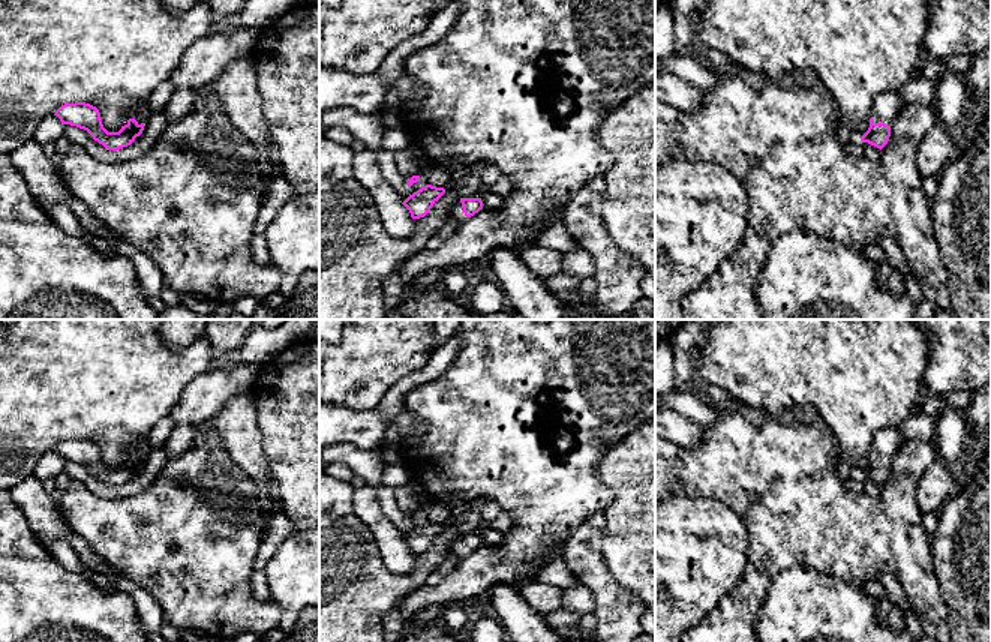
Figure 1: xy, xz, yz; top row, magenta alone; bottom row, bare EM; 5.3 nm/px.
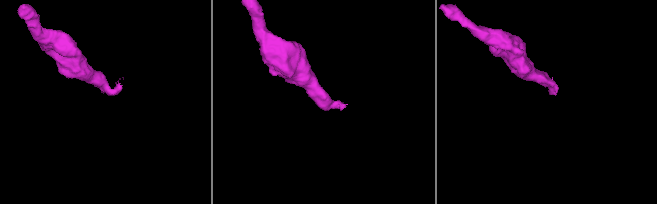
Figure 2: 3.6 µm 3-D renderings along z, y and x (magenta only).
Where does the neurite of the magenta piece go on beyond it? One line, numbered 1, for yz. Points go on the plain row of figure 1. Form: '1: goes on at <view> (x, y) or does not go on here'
1: goes on at yz (886, 441)

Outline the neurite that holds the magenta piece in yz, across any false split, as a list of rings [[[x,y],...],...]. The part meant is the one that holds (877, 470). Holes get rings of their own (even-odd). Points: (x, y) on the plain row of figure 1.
[[[898,426],[883,428],[876,432],[870,464],[861,472],[861,477],[882,486],[889,477],[892,458],[904,441],[903,432]]]

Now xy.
[[[148,436],[138,442],[136,452],[129,454],[118,468],[108,468],[100,454],[96,442],[85,438],[64,440],[55,450],[61,460],[76,462],[87,466],[94,477],[108,486],[120,486],[130,482],[136,472],[144,466],[145,458],[150,454],[151,447]]]

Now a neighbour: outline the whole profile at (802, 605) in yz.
[[[792,567],[771,584],[759,618],[759,642],[915,642],[904,628],[894,632],[877,620],[879,603],[864,588],[814,568]]]

